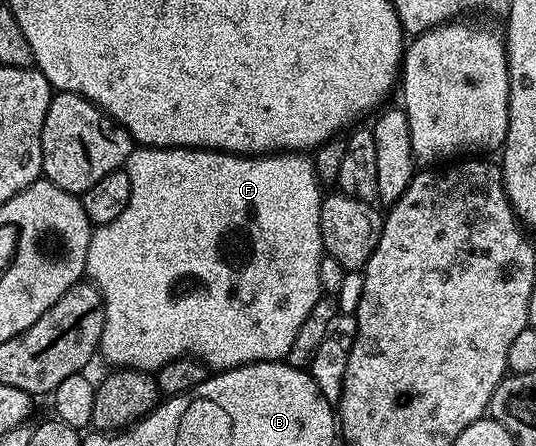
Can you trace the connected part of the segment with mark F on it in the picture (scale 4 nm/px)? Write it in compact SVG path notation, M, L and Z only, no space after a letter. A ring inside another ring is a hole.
M139 145L132 150L130 157L126 161L125 169L129 173L129 181L131 182L129 205L122 211L121 217L117 217L115 220L109 221L100 227L95 227L92 230L91 240L89 241L89 252L86 254L86 278L99 288L99 292L103 298L103 304L105 305L105 325L101 333L98 354L100 356L104 355L111 363L109 364L110 366L137 369L150 373L154 373L165 365L169 365L169 361L173 361L174 359L197 359L201 363L206 363L208 368L214 369L216 372L228 371L230 367L244 367L247 363L270 363L272 361L286 360L289 349L293 345L293 337L297 337L297 329L301 329L301 324L305 321L305 317L309 317L309 309L313 309L313 305L317 305L317 301L321 298L321 292L319 290L319 266L325 252L323 250L323 242L321 241L321 225L319 224L321 184L319 178L315 176L314 162L303 153L233 155L229 151L209 151L206 147L145 147ZM191 278L195 278L199 282L199 288L196 291L187 291L184 295L175 295L175 286L182 279Z

